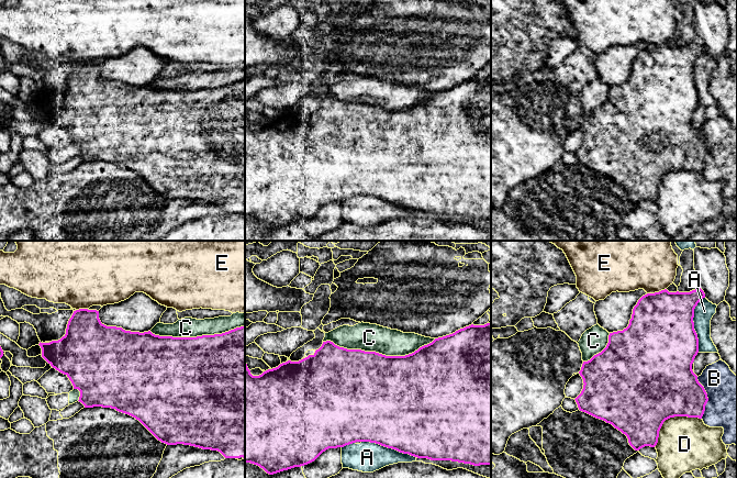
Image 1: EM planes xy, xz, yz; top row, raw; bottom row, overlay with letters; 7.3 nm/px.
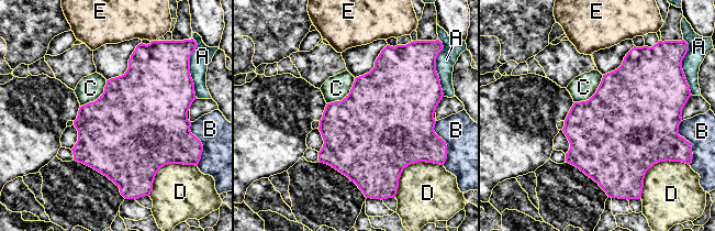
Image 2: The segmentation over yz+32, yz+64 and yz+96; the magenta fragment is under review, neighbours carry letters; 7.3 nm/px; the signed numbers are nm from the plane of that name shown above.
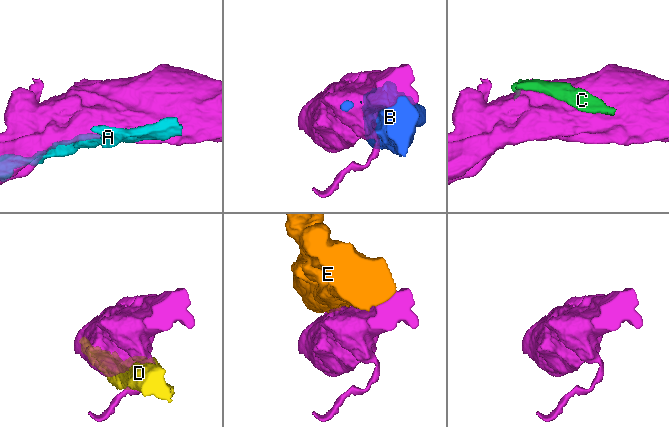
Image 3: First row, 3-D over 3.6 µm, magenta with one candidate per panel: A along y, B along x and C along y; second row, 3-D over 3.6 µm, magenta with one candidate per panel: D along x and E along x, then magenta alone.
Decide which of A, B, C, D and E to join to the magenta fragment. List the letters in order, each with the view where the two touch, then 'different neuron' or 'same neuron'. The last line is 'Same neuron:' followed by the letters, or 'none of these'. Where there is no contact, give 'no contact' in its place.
A: yz | different neuron
B: yz | different neuron
C: xz | different neuron
D: yz | different neuron
E: yz | different neuron
Same neuron: none of these

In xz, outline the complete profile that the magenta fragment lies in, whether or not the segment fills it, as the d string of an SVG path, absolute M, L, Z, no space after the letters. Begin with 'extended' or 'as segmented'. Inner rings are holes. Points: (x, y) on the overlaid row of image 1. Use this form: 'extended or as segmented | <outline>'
as segmented | M491 323L469 325L453 334L435 338L405 356L386 356L376 352L347 349L331 341L323 342L313 355L299 360L280 364L259 376L253 376L245 355L245 464L250 463L273 475L314 462L328 448L344 447L356 442L370 442L431 460L451 460L473 466L491 465Z

